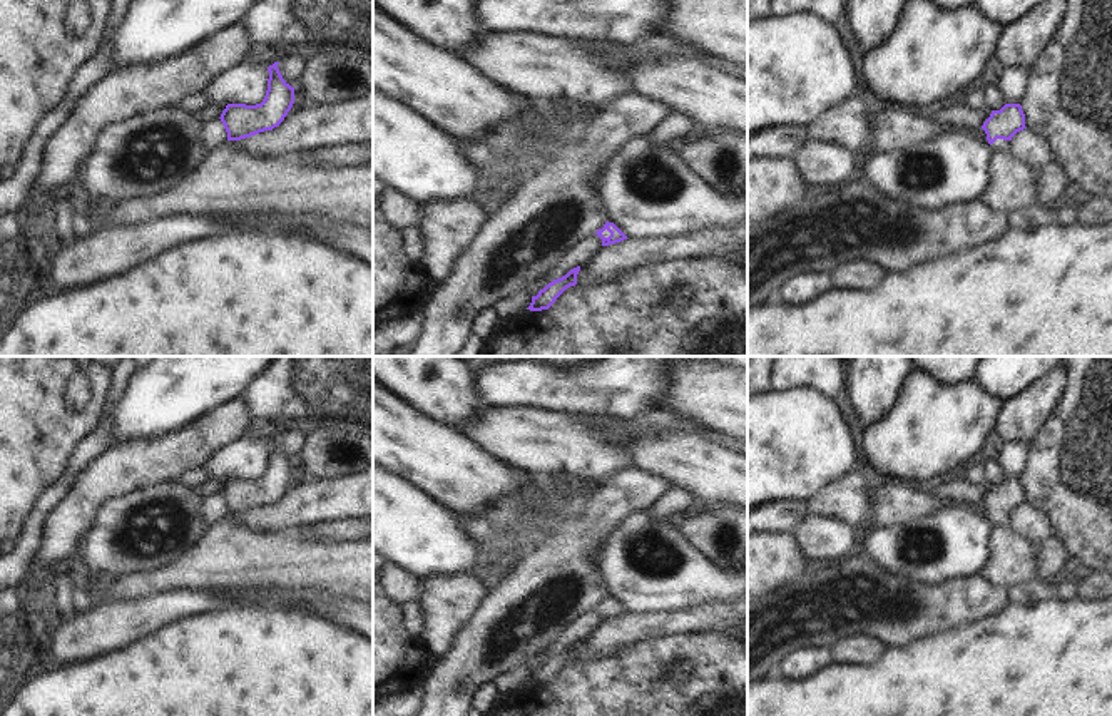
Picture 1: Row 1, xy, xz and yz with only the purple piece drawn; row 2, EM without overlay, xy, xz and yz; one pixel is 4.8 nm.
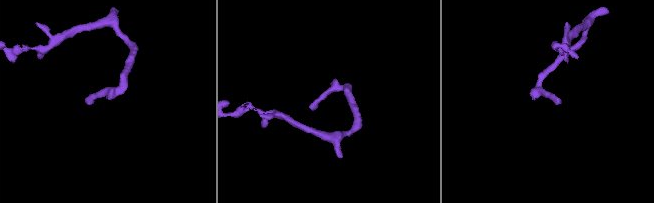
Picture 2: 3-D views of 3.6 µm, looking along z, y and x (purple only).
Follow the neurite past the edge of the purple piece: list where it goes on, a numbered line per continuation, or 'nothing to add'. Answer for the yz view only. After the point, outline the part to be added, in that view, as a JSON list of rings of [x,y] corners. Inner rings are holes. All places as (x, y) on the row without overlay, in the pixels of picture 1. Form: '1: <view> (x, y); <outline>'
1: yz (1014, 561); [[[1010,515],[993,519],[992,555],[982,575],[1003,591],[1015,589],[1040,577],[1035,545],[1012,527]]]

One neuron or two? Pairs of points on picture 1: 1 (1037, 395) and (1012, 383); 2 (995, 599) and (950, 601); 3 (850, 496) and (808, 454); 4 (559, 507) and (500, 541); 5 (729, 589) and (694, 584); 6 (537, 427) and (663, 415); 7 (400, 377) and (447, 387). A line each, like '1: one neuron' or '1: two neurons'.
1: two neurons
2: one neuron
3: two neurons
4: one neuron
5: one neuron
6: one neuron
7: one neuron

